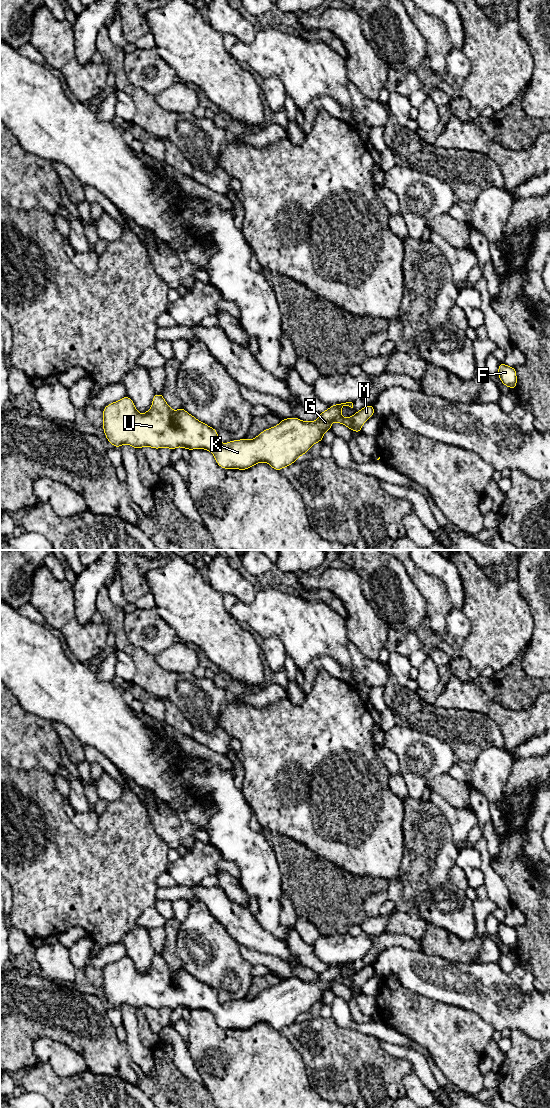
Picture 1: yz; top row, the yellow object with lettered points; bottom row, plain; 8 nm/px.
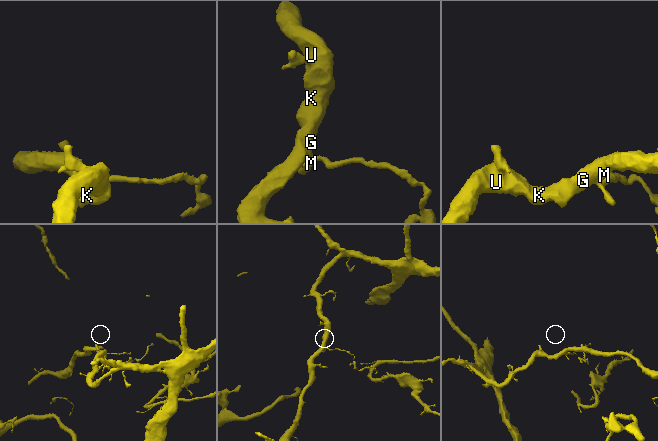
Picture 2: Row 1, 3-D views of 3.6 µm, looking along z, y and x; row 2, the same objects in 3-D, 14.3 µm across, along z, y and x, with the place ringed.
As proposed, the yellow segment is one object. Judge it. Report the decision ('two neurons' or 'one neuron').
two neurons

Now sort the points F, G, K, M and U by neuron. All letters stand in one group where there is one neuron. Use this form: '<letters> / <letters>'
F G K U / M

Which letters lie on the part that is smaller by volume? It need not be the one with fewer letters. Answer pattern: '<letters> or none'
M

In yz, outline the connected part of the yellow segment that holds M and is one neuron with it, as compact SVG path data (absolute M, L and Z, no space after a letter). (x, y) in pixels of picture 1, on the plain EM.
M366 965L354 975L354 989L361 992L363 984L374 975L374 965Z

